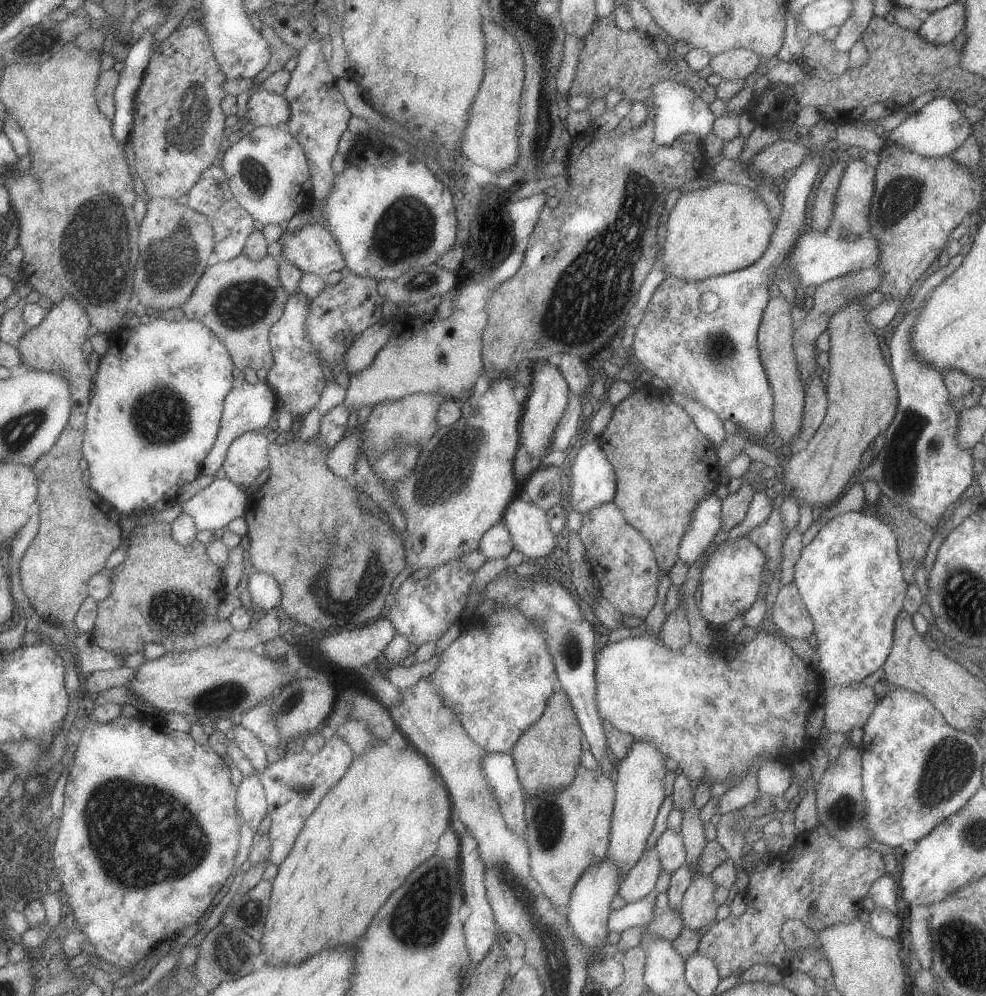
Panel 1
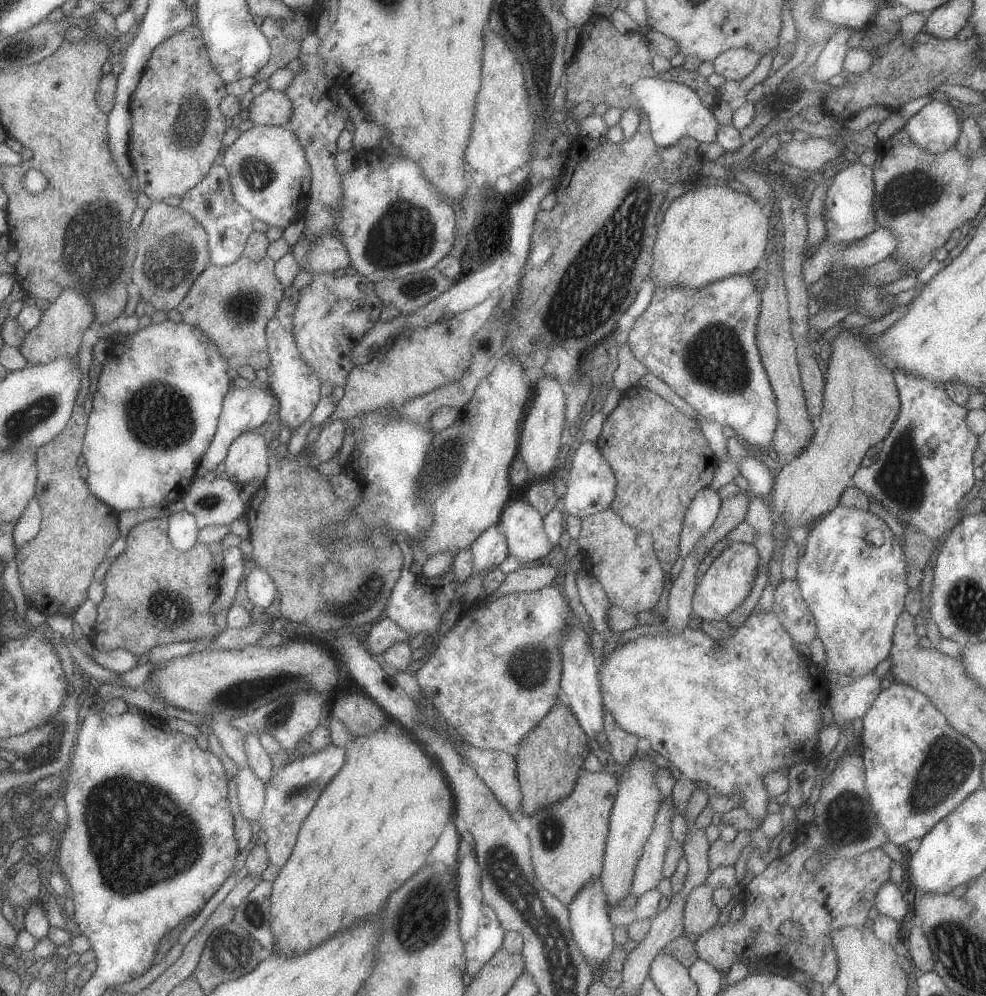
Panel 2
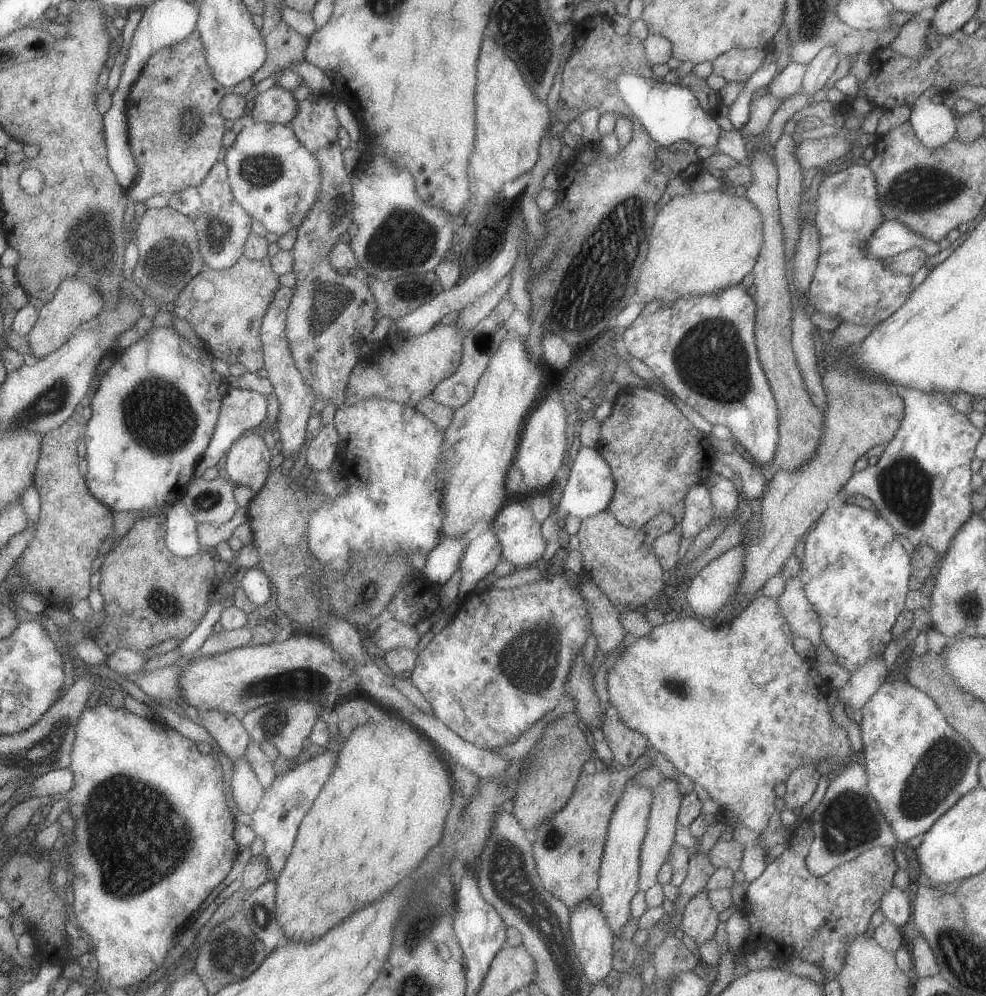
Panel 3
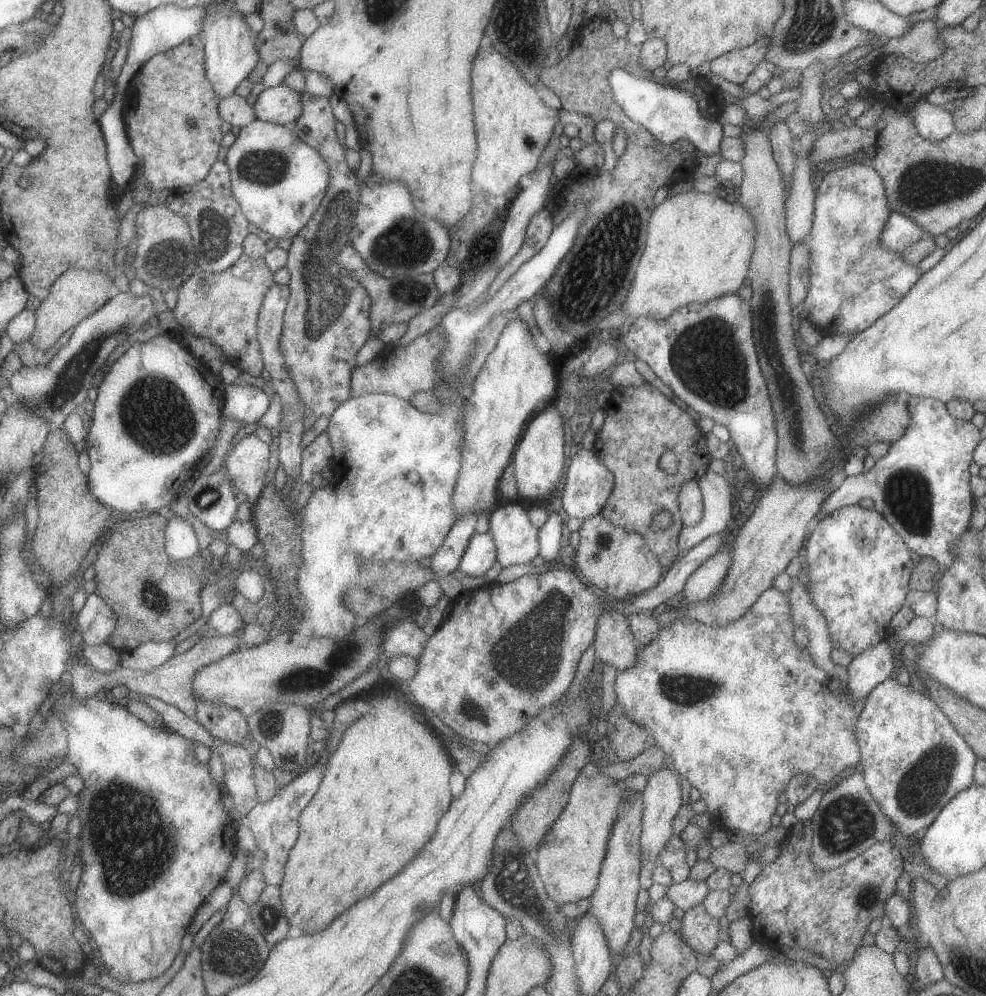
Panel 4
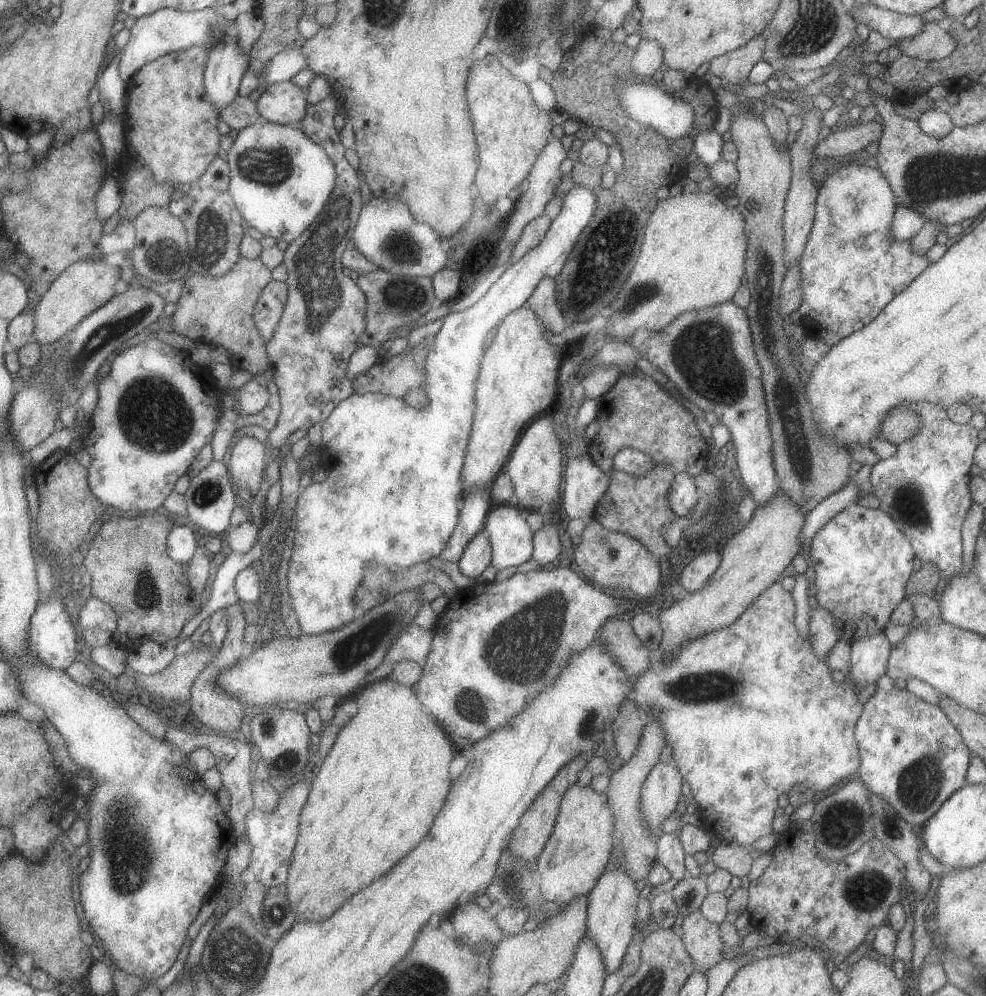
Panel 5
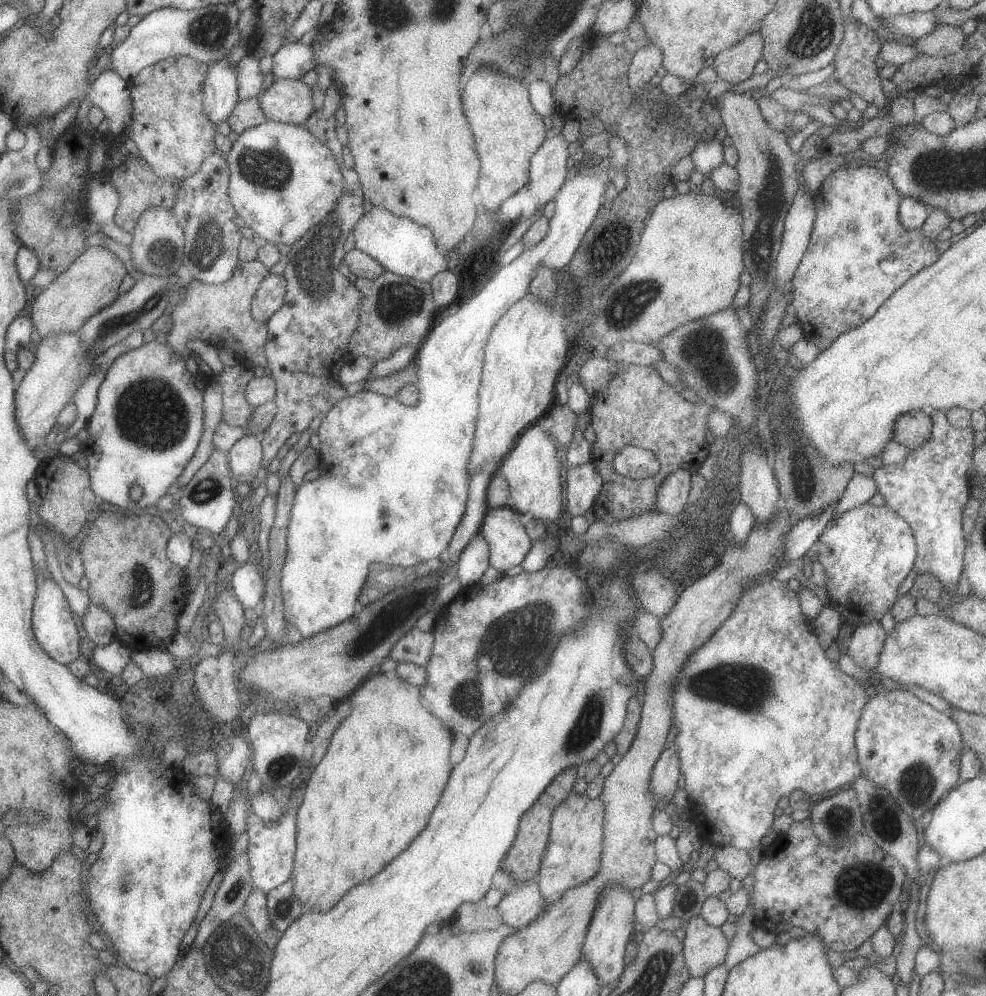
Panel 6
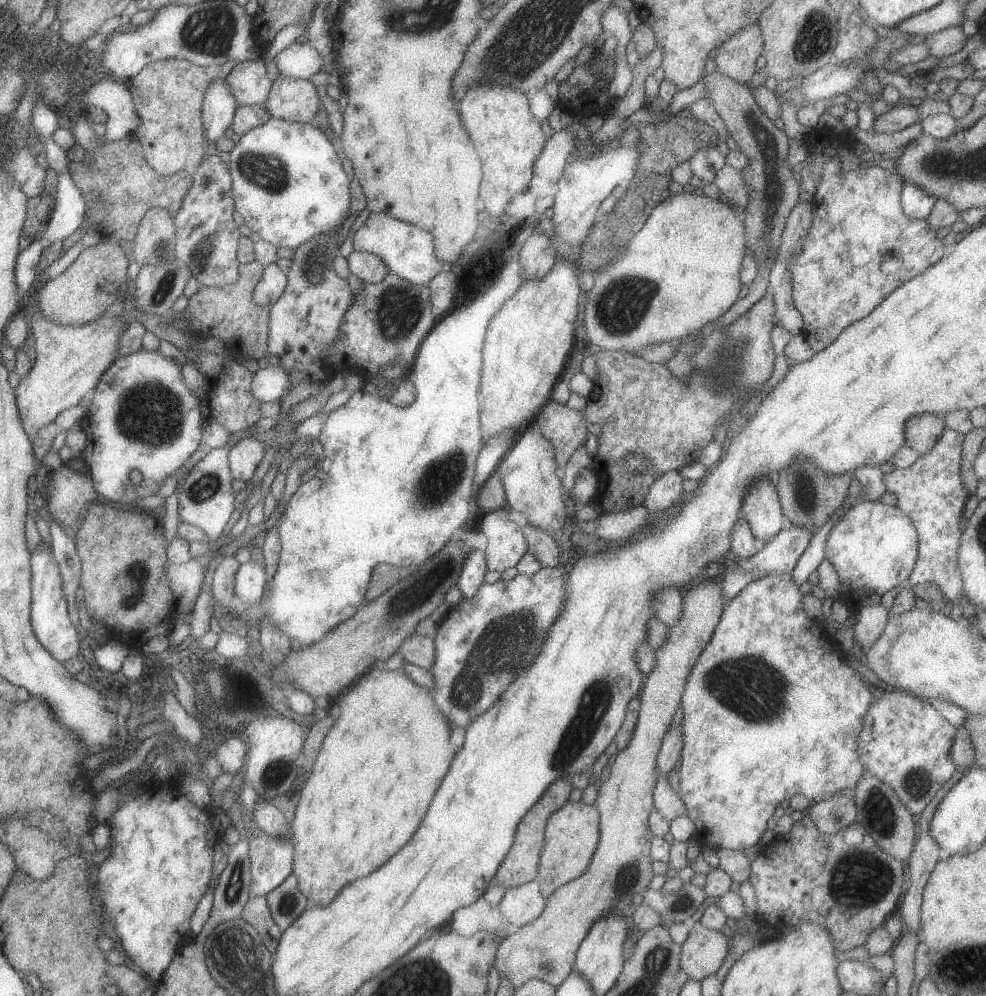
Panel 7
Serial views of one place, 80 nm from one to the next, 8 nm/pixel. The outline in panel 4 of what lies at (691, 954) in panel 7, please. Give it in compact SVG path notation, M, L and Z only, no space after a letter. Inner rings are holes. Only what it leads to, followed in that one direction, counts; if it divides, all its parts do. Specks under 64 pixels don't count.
M702 903L689 908L681 918L681 931L686 944L694 950L710 956L722 939L719 920L710 916Z

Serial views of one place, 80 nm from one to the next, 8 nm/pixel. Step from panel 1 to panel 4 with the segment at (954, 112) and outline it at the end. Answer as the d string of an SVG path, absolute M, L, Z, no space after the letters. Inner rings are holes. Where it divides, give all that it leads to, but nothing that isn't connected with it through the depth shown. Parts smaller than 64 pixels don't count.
M927 96L915 102L912 117L918 134L929 141L944 140L957 131L953 114L942 105L931 104Z

